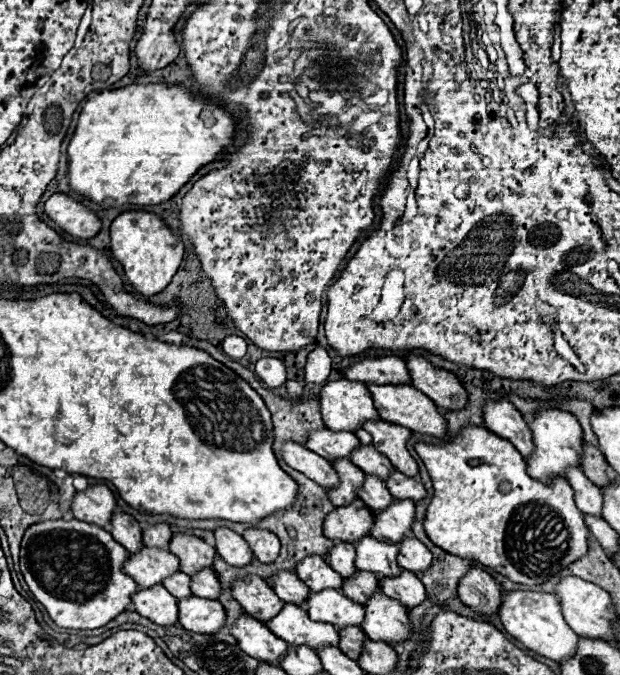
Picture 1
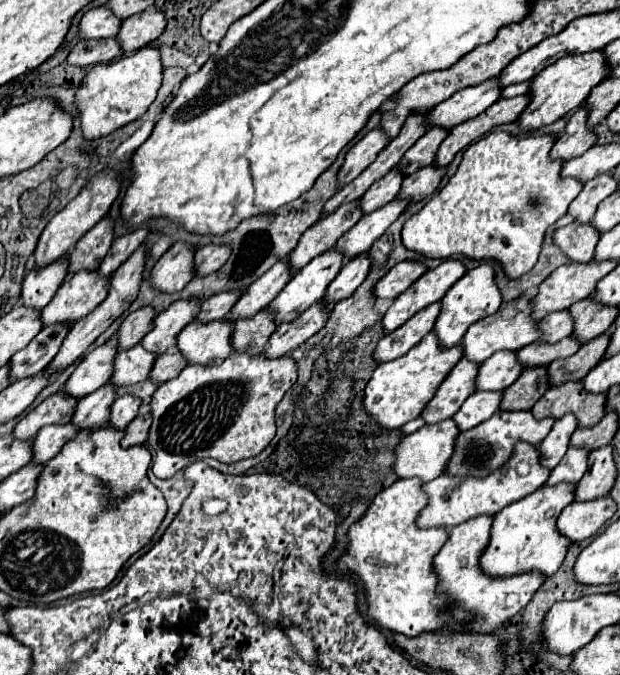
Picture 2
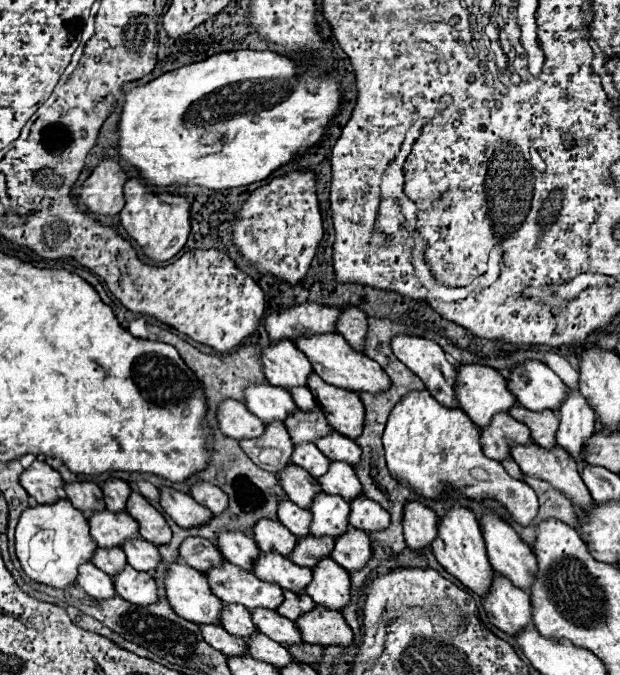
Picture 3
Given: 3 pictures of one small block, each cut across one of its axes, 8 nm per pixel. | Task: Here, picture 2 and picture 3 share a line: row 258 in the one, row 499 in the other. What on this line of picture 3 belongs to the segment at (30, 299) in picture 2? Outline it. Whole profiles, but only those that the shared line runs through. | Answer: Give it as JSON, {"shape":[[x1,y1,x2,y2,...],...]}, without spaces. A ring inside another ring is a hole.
{"shape":[[66,498,54,504,30,506,20,514,16,526,16,556,20,560,22,570,40,584,54,588,72,586,76,582,78,566,90,562,94,550,96,544,90,536,88,520]]}

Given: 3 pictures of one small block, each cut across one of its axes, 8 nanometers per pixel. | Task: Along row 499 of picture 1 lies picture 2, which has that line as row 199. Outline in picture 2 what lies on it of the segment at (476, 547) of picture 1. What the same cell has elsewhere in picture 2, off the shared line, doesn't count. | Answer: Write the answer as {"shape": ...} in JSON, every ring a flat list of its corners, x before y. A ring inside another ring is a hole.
{"shape":[[492,132,492,134,484,136,482,140,470,144,470,146,464,150,462,162,460,162,456,174,448,180,448,184,446,184,434,198,430,198,430,200,426,202,426,206,424,206,418,214,414,214,414,216,404,224,404,228,402,228,402,244,404,244,408,250,412,250,412,252,416,252,416,254,420,254,420,256,424,256,424,258,450,258,450,256,466,256,466,258,472,258,472,260,486,260,486,258,490,258,490,260,496,260,496,262,502,264,502,270,504,270,506,278,520,278,522,274,526,274,526,272,536,264,536,260,538,260,538,254,540,254,540,246,542,246,546,228,552,226,560,216,566,214,568,204,570,204,570,202,578,196,578,192,582,190,582,184,580,184,578,180,574,180,574,178,560,178,562,162,550,162,548,152,550,152,550,146,552,146,554,142,556,142,556,140,554,140,552,136,538,136,538,134,532,134,532,136,518,136,518,138,516,138,516,136,510,136,510,134,506,134,506,132]]}

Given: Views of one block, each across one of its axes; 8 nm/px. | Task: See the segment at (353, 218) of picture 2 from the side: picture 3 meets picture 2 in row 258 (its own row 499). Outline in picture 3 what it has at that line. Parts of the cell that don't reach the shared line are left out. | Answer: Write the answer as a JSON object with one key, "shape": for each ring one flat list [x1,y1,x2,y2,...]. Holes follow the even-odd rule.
{"shape":[[288,464,286,468,282,468,276,474,282,490,286,492,288,500,292,500,294,504,302,506,302,508,310,508,314,496,318,492,322,492,322,488,318,488,318,482,302,468]]}

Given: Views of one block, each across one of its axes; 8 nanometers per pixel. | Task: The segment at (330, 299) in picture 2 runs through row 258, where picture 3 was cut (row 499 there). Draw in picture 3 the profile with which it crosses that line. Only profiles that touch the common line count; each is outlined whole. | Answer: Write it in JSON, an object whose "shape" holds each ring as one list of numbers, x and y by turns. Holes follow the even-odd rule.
{"shape":[[356,496,354,500,350,500,350,526,364,530,364,532,374,532,374,530,382,530,388,528,390,516,384,508,380,508,380,504,376,504,374,500,366,498,366,496]]}

